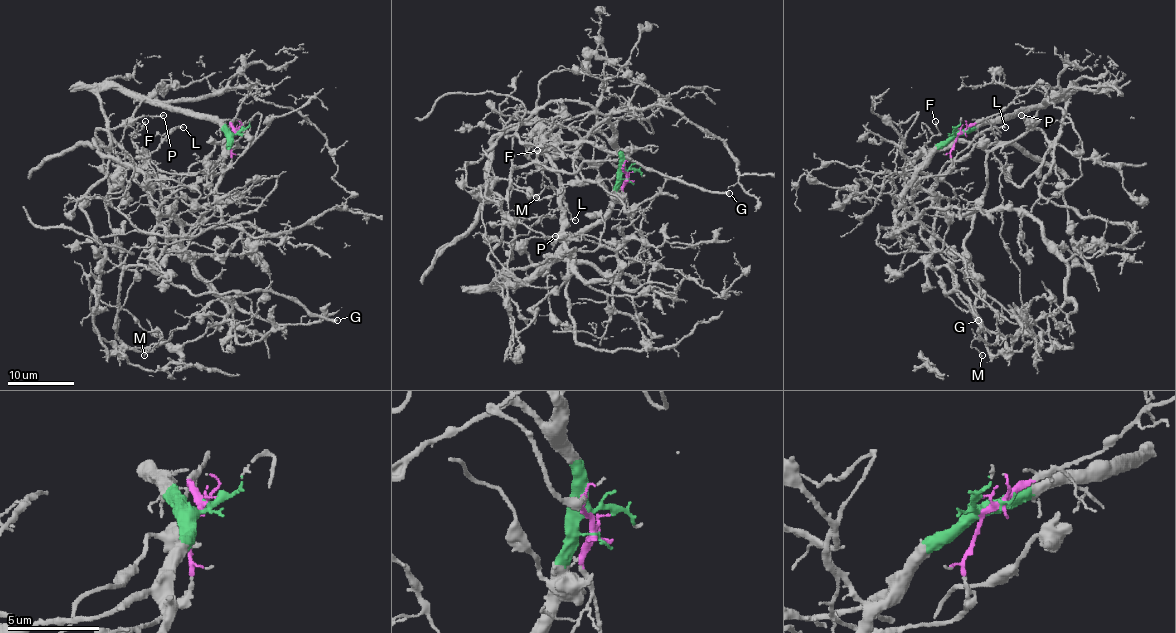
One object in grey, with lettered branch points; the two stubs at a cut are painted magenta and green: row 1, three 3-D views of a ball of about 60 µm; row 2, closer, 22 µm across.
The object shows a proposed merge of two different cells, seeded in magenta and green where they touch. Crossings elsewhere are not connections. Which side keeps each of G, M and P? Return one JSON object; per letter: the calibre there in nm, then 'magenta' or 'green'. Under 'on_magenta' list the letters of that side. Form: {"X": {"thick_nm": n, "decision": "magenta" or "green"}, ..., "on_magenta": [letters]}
{"G": {"thick_nm": 380, "decision": "magenta"}, "M": {"thick_nm": 120, "decision": "magenta"}, "P": {"thick_nm": 140, "decision": "green"}, "on_magenta": ["G", "M"]}

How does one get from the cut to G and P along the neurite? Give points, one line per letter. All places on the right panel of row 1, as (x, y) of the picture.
G: (956, 135), (951, 168), (923, 178), (913, 201), (931, 266), (954, 274), (946, 294), (957, 291), (977, 319)
P: (956, 135), (984, 123), (1040, 109), (1050, 99), (1027, 118), (1020, 115)

